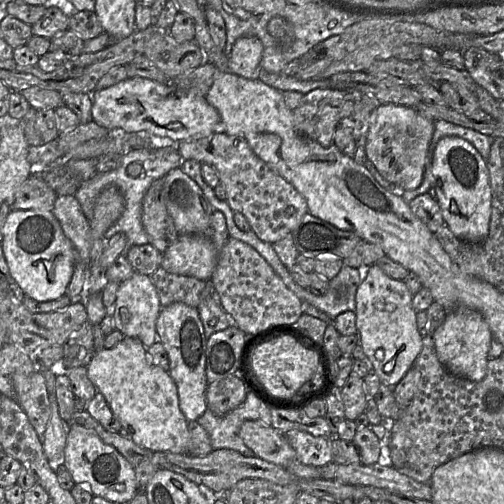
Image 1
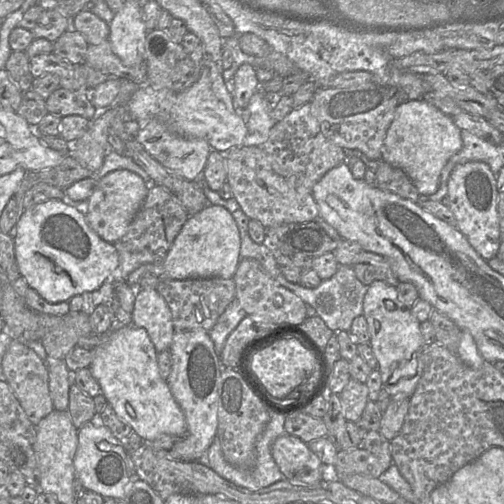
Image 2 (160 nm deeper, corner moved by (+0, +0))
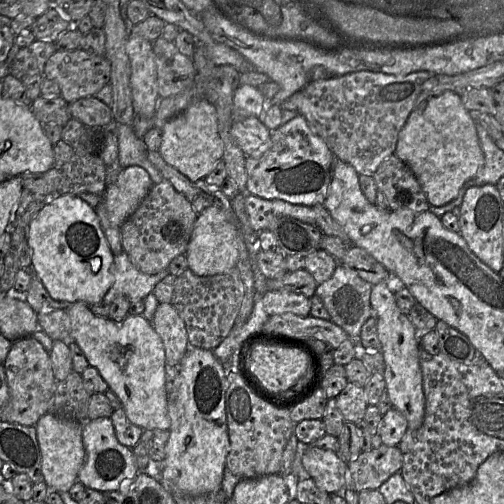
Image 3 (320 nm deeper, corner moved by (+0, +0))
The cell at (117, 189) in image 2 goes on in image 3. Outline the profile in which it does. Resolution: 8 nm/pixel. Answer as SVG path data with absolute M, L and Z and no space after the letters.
M138 166L123 168L102 194L109 220L121 227L135 212L152 186L153 182L145 169Z

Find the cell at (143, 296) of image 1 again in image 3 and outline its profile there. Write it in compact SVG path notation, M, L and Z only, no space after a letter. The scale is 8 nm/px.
M159 303L152 325L162 340L166 364L178 366L190 348L184 320L172 304Z

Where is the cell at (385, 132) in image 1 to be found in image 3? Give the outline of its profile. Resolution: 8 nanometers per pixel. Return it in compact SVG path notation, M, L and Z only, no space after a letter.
M452 91L426 99L411 112L399 132L394 155L408 165L430 205L436 207L452 202L485 162L476 124L460 94Z

